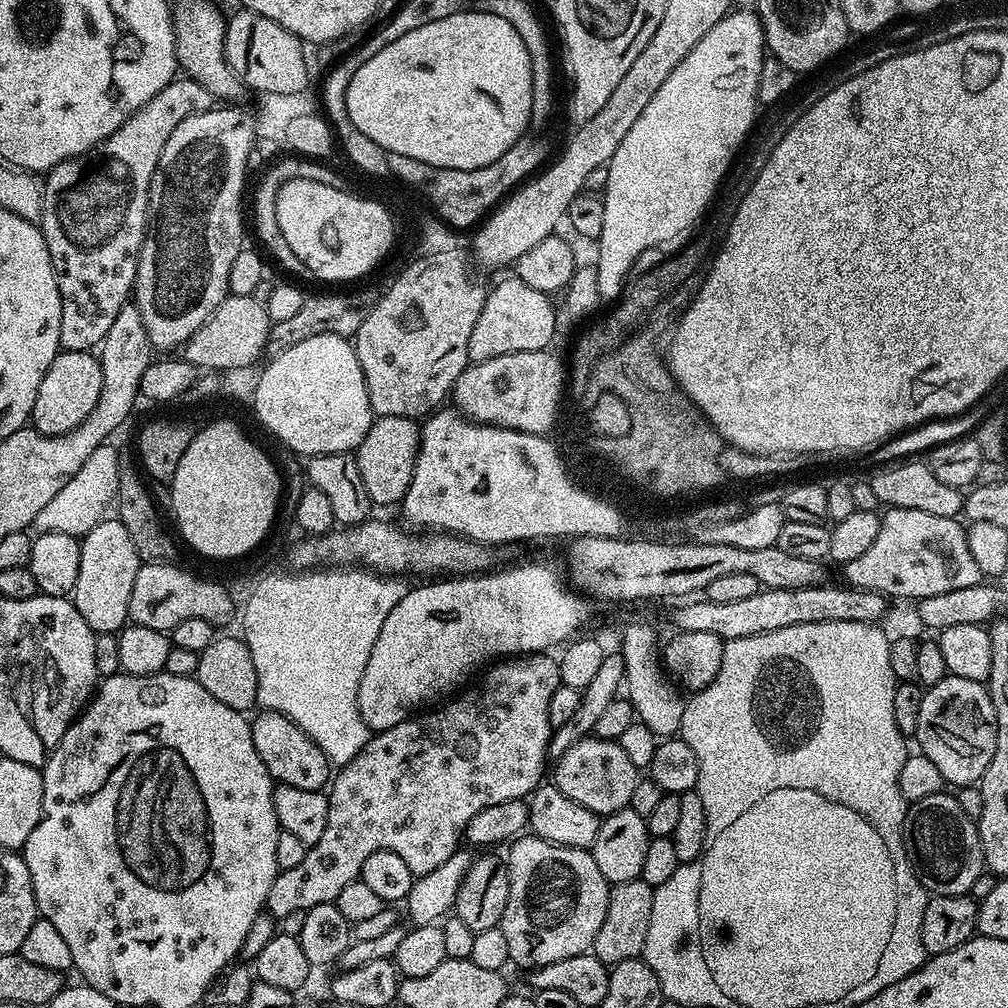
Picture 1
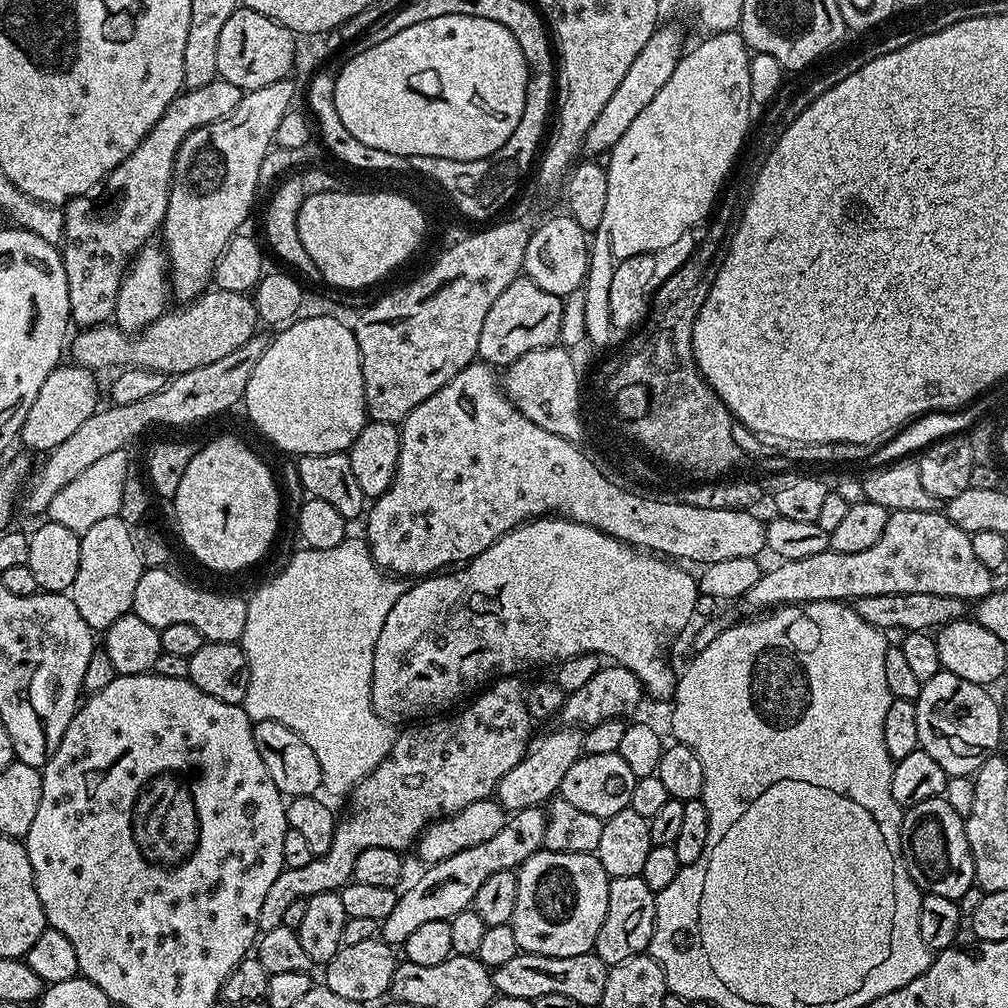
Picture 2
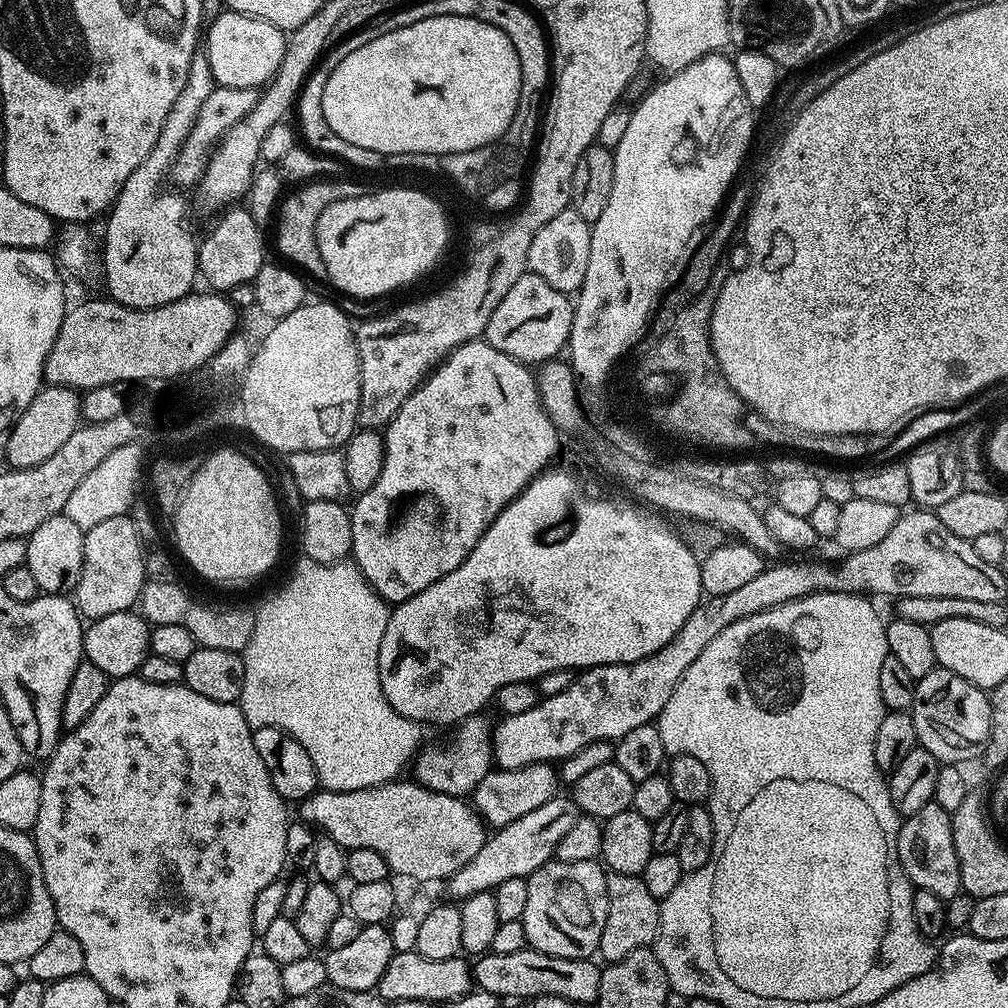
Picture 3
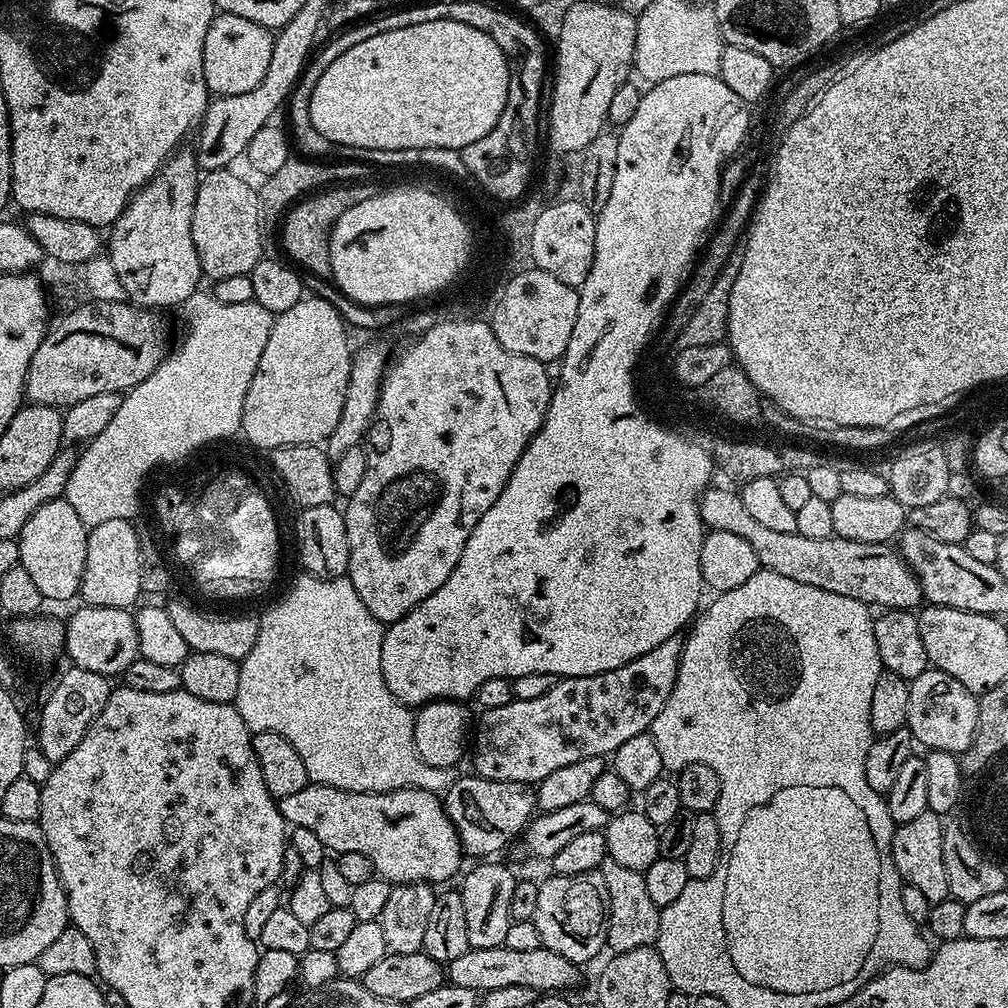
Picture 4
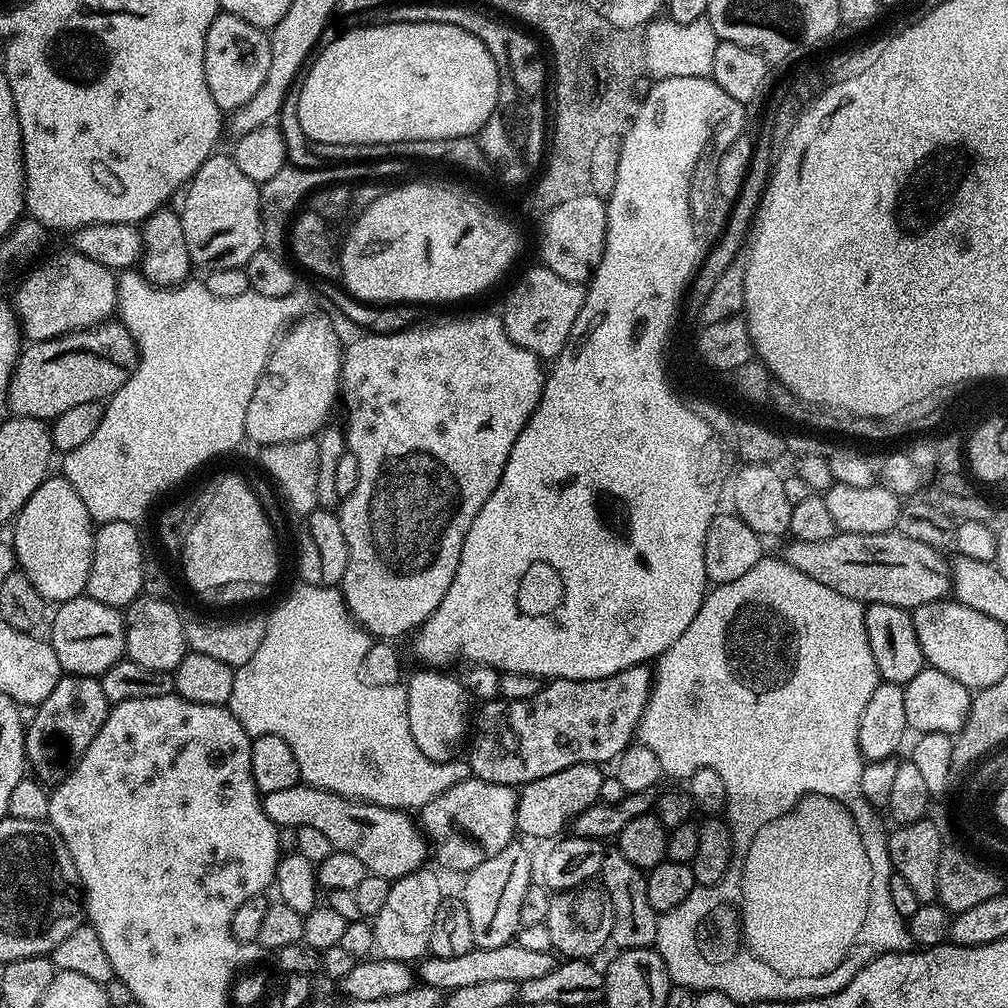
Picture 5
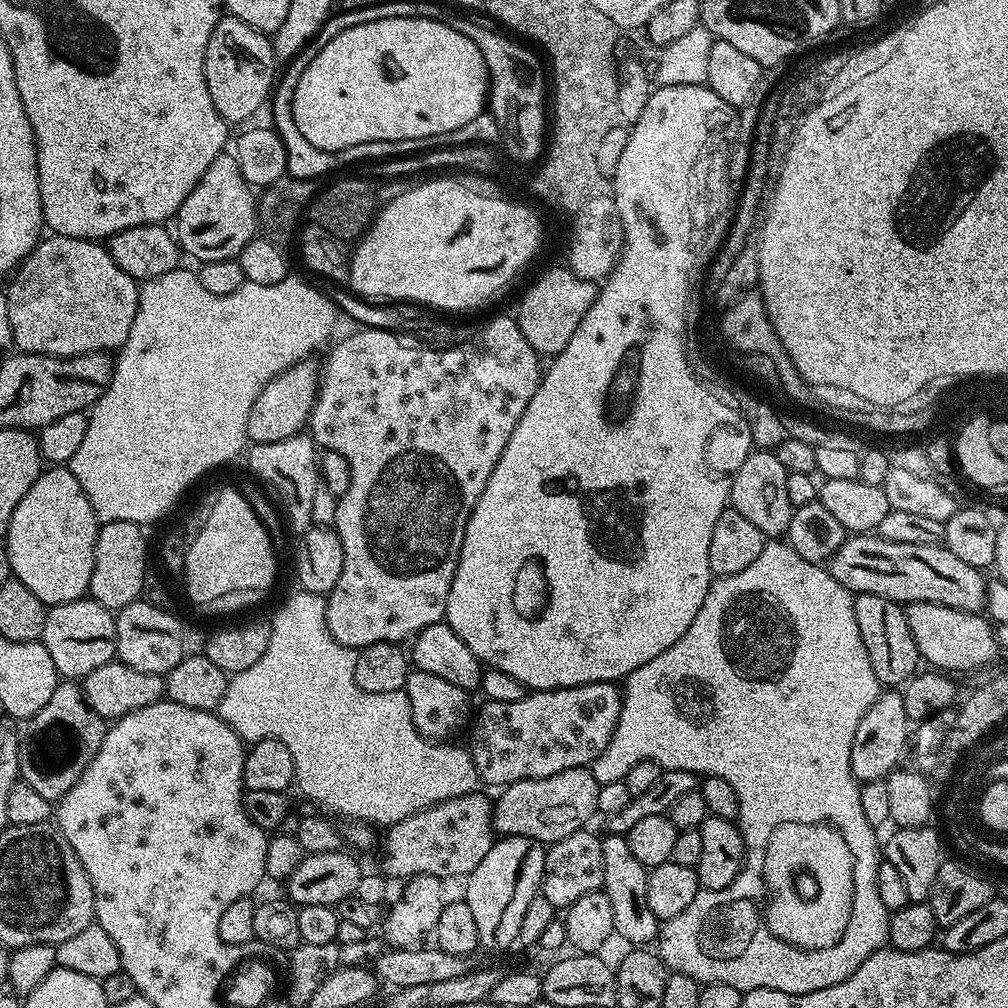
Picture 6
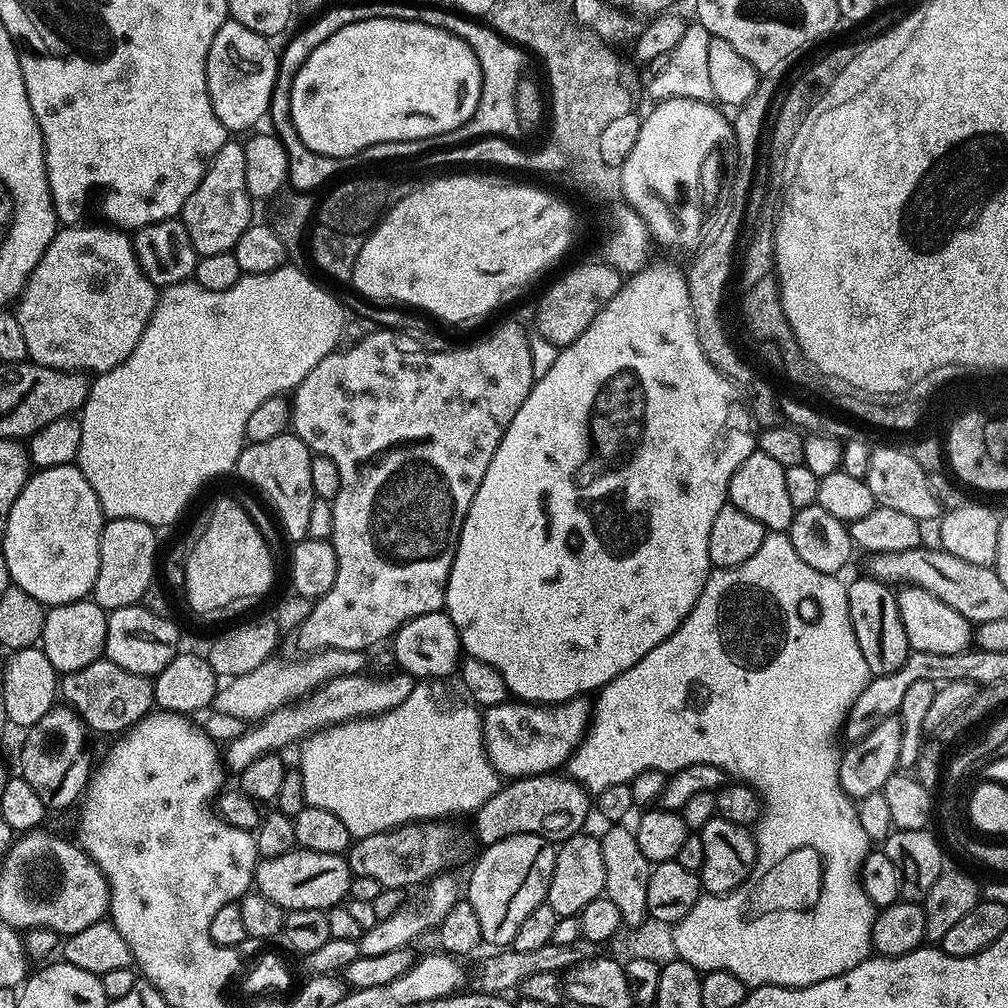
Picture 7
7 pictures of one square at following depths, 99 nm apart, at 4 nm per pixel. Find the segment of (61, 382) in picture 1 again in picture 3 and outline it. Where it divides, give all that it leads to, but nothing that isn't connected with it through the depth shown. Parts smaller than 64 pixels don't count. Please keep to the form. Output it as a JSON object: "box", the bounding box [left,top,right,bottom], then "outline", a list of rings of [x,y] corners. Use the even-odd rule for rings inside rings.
{"box":[2,384,82,468],"outline":[[[57,384],[41,387],[30,406],[22,410],[18,422],[14,422],[12,433],[6,442],[6,450],[2,453],[3,459],[8,459],[7,467],[29,468],[51,458],[82,423],[80,398],[81,393],[74,388],[63,388]]]}

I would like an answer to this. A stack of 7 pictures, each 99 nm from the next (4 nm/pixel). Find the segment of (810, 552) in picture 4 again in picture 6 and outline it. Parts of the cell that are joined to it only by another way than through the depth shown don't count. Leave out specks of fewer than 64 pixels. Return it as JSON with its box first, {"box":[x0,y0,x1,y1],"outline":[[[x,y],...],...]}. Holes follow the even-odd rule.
{"box":[826,534,988,612],"outline":[[[852,534],[826,564],[828,572],[853,594],[878,594],[901,606],[930,602],[963,612],[980,612],[988,599],[988,580],[979,568],[962,562],[943,543],[918,546],[890,542],[878,534]]]}

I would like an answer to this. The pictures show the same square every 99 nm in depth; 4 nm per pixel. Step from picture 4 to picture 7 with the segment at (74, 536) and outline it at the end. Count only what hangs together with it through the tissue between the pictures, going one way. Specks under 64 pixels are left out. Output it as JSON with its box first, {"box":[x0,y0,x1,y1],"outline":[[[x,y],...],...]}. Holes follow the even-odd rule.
{"box":[2,464,106,606],"outline":[[[76,464],[33,471],[18,494],[8,515],[6,530],[2,533],[2,558],[10,570],[13,585],[26,590],[30,598],[38,598],[38,602],[45,606],[85,599],[98,578],[98,542],[105,523],[106,517],[100,509],[98,494],[94,494],[90,482],[86,482]]]}

